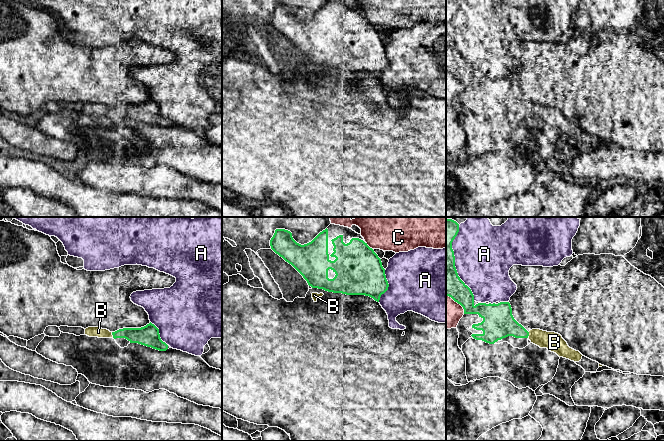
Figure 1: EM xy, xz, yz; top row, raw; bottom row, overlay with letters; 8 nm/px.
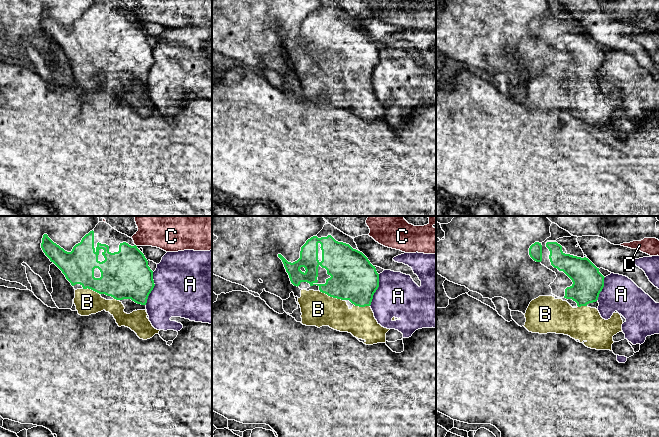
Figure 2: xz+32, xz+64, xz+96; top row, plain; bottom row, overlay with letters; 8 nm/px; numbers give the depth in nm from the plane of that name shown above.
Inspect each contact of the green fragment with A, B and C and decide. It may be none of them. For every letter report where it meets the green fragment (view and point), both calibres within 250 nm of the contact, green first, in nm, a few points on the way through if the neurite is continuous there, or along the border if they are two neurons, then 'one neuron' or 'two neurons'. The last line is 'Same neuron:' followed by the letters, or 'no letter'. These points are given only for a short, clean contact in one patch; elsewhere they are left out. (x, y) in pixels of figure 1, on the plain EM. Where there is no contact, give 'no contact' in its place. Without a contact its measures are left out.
A: meets green in xz at (388, 62); 360 nm thick on the green side, 480 nm on the other; two neurons
B: meets green in xy at (112, 110); 140 nm thick on the green side, 80 nm on the other; one neuron
C: meets green in xz at (368, 22); 380 nm thick on the green side, 220 nm on the other; two neurons
Same neuron: B

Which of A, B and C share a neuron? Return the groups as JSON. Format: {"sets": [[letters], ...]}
{"sets": [["A"], ["B"], ["C"]]}

